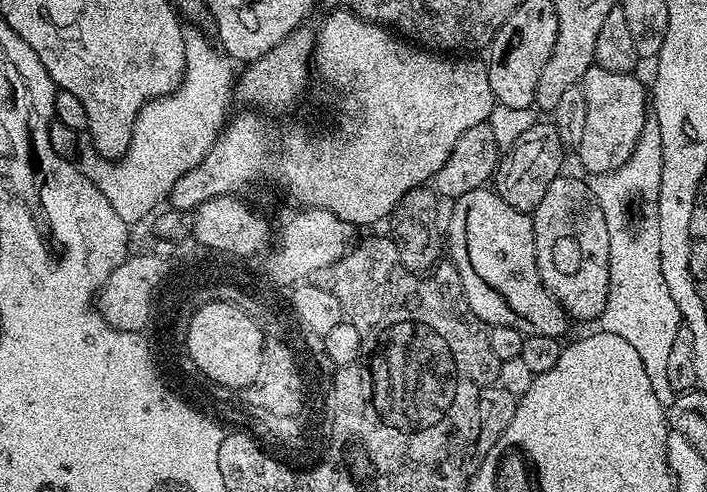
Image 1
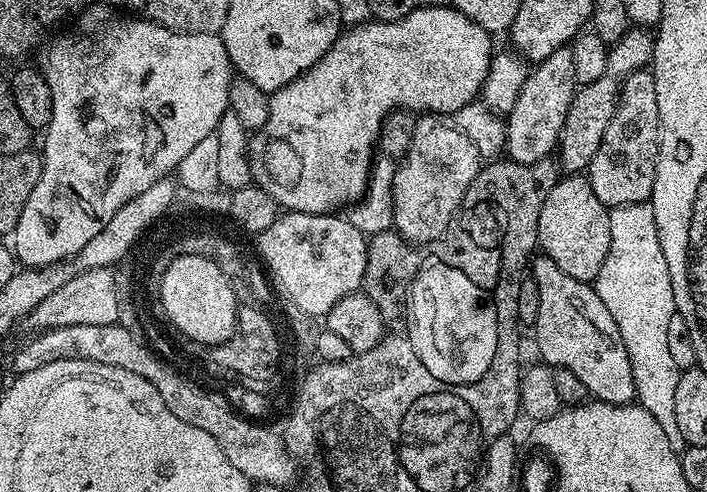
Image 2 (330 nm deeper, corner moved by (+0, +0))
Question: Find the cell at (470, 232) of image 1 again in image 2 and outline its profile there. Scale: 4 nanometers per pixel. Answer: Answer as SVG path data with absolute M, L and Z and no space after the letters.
M543 254L537 255L531 261L530 278L538 286L538 294L540 295L540 318L538 321L538 329L540 328L539 359L552 368L565 368L572 371L581 380L582 386L586 386L588 393L597 400L604 400L607 404L633 403L636 400L636 387L634 386L634 370L630 370L630 354L626 354L626 342L622 342L622 334L618 334L618 325L615 324L614 318L610 318L610 310L606 310L606 306L602 306L602 298L598 298L595 287L587 280L570 278L570 274L565 274L562 270L558 270L558 265L554 263L554 258Z

